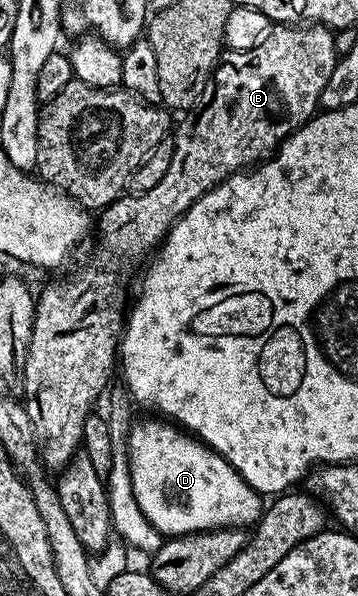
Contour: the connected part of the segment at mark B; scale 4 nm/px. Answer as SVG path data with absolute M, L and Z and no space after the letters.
M281 24L273 27L268 36L250 50L225 51L204 83L196 105L183 113L184 121L181 124L179 121L175 125L174 158L170 158L170 170L166 170L166 178L162 178L154 190L121 195L119 200L99 213L100 252L108 259L108 265L105 268L86 269L73 284L48 284L38 292L34 330L30 334L22 377L22 403L30 418L30 426L34 426L36 448L40 451L40 463L45 469L63 469L77 455L84 439L84 422L93 411L92 403L100 395L105 395L113 379L126 319L124 292L120 289L120 276L116 271L128 268L140 259L143 261L149 253L160 247L164 237L176 225L178 217L190 210L190 206L194 206L202 194L234 173L263 161L269 153L279 148L287 136L317 115L322 86L326 86L326 81L330 79L337 59L333 29L325 28L323 24Z

